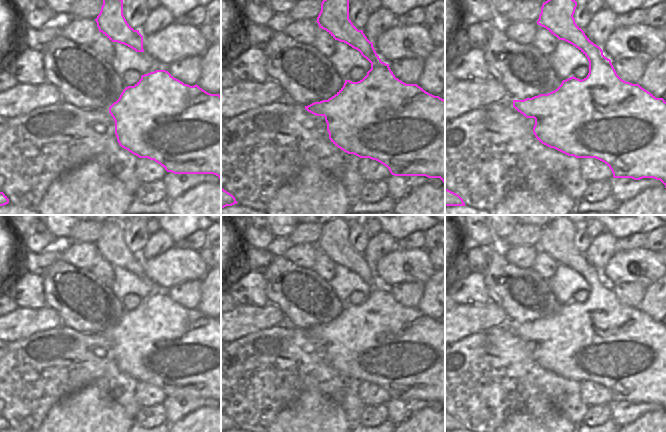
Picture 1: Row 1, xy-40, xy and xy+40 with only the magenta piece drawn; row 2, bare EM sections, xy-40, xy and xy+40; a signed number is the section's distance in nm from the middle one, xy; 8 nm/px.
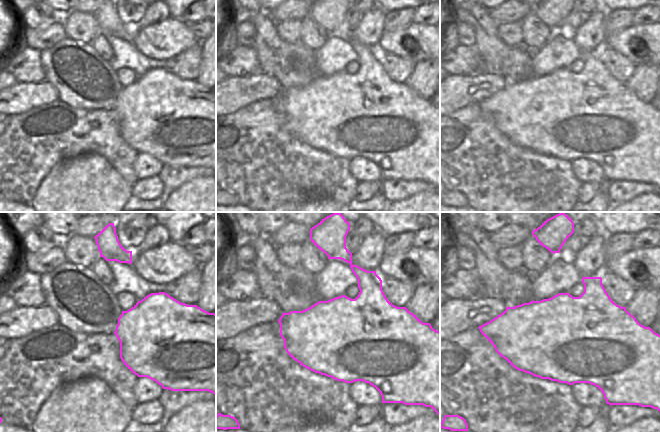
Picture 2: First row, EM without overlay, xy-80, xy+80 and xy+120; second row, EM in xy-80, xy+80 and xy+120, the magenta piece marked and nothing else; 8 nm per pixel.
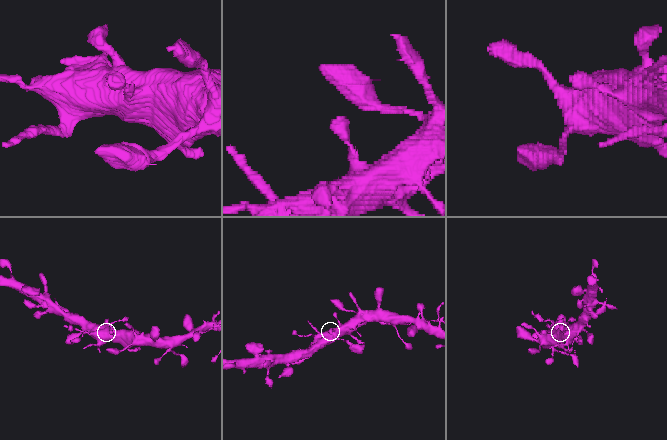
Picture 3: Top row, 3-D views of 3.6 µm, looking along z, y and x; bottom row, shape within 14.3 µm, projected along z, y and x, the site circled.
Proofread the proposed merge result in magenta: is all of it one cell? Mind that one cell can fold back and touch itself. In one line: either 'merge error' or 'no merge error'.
no merge error

